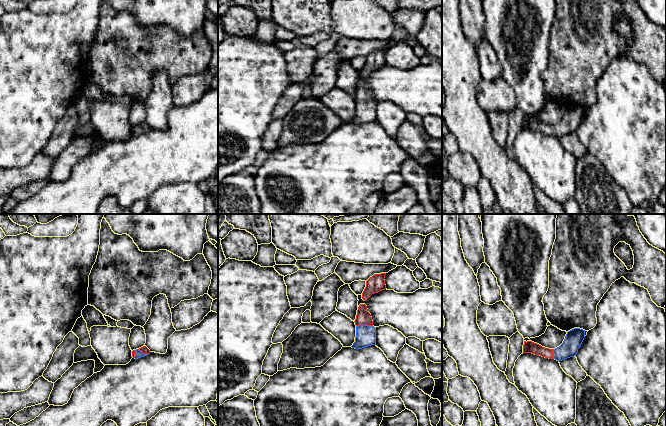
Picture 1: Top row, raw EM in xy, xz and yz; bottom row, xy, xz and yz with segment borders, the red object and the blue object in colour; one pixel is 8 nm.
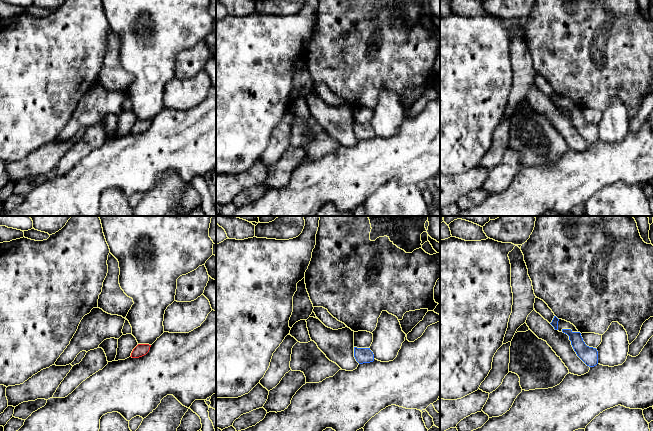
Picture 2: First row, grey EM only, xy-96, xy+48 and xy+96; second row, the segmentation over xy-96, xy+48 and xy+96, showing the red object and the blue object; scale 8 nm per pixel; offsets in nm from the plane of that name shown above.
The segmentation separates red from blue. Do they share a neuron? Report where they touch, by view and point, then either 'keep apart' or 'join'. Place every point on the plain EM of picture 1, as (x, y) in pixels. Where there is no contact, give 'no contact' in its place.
xz (364, 100) | join

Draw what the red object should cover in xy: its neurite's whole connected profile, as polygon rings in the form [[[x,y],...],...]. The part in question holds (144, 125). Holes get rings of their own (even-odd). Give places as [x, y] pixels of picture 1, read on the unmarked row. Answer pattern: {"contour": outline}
{"contour": [[[143,122],[139,125],[133,126],[132,133],[135,135],[138,135],[138,134],[148,131],[149,129],[150,129],[150,126],[146,122]]]}

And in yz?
{"contour": [[[574,104],[567,108],[563,119],[555,124],[549,125],[532,117],[524,117],[523,129],[532,129],[545,134],[562,137],[564,135],[576,132],[578,125],[585,114],[585,106]]]}

